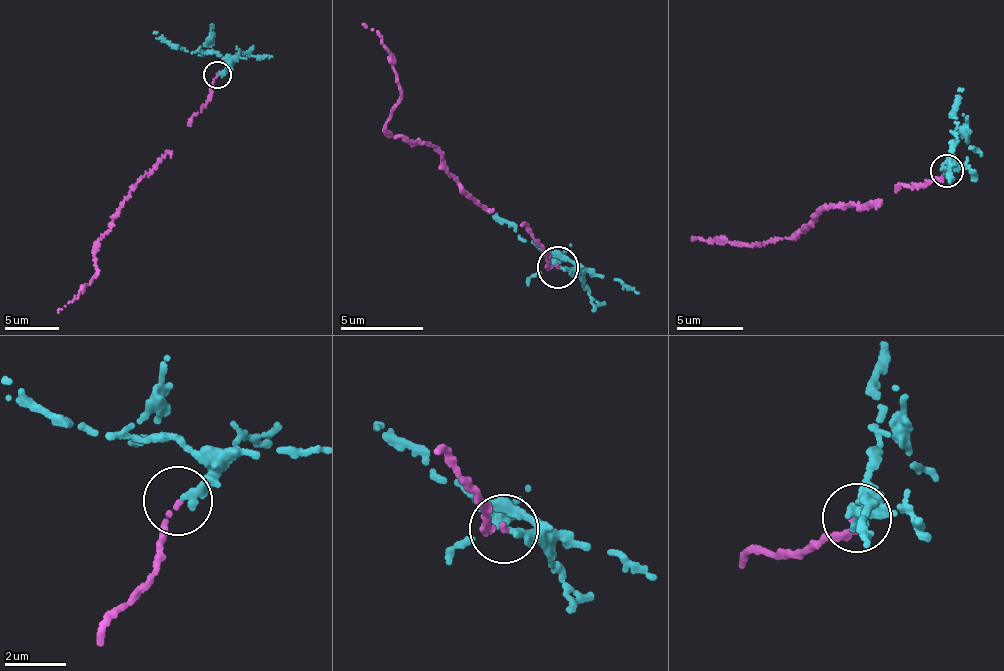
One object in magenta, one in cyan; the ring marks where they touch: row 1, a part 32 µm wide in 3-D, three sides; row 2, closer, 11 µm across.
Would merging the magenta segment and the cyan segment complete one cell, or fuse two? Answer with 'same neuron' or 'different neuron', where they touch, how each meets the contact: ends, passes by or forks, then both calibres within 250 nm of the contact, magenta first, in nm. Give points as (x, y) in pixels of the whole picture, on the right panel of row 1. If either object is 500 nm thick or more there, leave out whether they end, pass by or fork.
different neuron | (946, 170) | magenta ends | cyan ends | 150/320 nm

